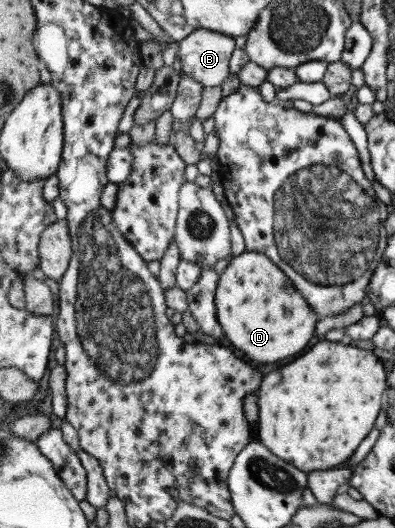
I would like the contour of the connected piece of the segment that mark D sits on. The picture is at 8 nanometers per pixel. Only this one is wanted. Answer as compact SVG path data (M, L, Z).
M247 250L244 254L232 256L221 274L216 293L218 320L224 328L225 337L250 360L256 360L260 364L280 362L284 358L292 358L298 352L302 352L316 334L314 330L320 322L320 317L310 310L304 298L306 297L300 296L300 292L296 290L287 273L284 274L283 268L280 268L271 257L262 252Z

